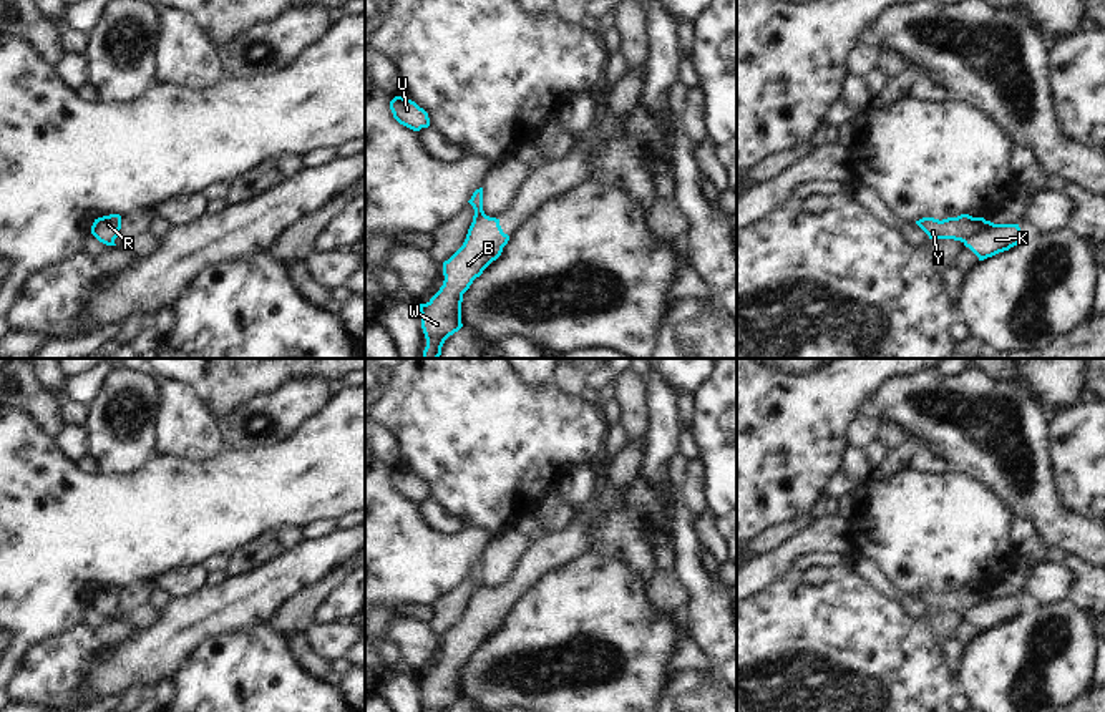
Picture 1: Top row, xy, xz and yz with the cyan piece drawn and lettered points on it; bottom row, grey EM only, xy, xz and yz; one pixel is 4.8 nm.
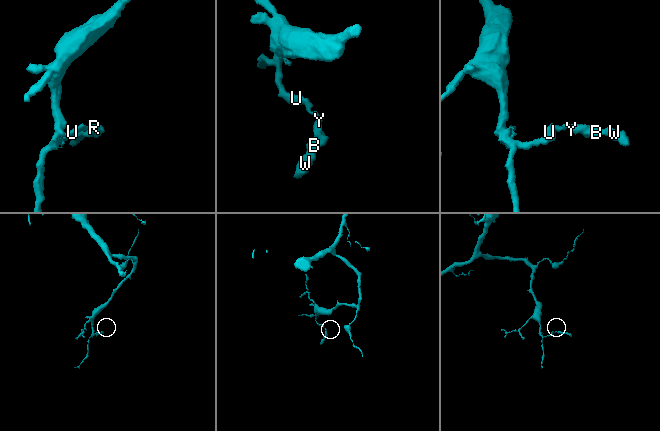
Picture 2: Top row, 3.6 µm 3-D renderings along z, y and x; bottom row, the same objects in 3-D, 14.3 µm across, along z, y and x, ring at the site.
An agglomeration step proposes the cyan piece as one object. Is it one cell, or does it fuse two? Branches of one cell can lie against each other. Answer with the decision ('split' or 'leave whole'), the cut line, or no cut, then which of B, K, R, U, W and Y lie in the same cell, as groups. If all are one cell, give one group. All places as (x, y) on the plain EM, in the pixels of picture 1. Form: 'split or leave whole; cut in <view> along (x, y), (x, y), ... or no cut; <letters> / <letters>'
split; cut in yz along (986, 593), (964, 614); B K W / R U Y

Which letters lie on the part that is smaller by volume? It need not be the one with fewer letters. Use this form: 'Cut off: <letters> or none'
Cut off: B, K, W

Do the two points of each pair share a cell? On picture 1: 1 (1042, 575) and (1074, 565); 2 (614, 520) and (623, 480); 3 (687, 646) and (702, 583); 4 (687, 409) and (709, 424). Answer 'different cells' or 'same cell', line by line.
1: different cells
2: different cells
3: different cells
4: different cells

